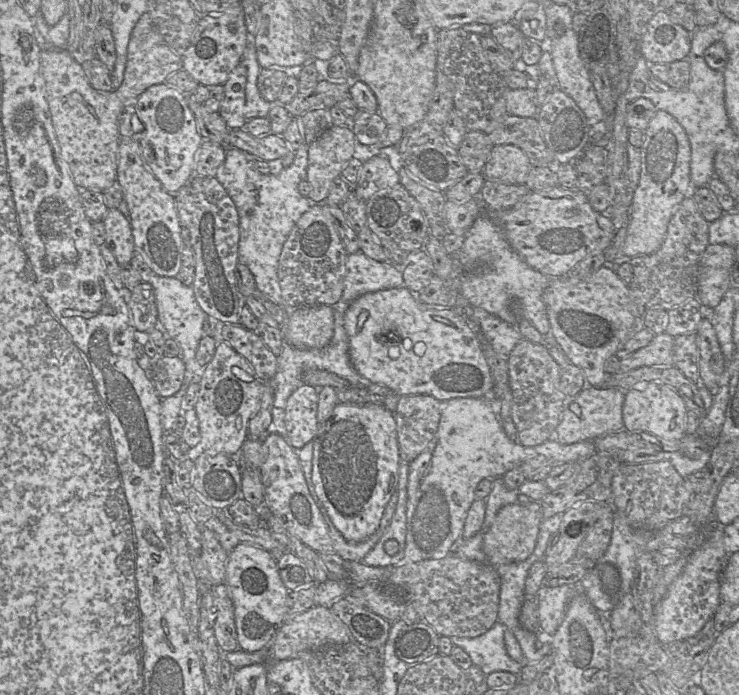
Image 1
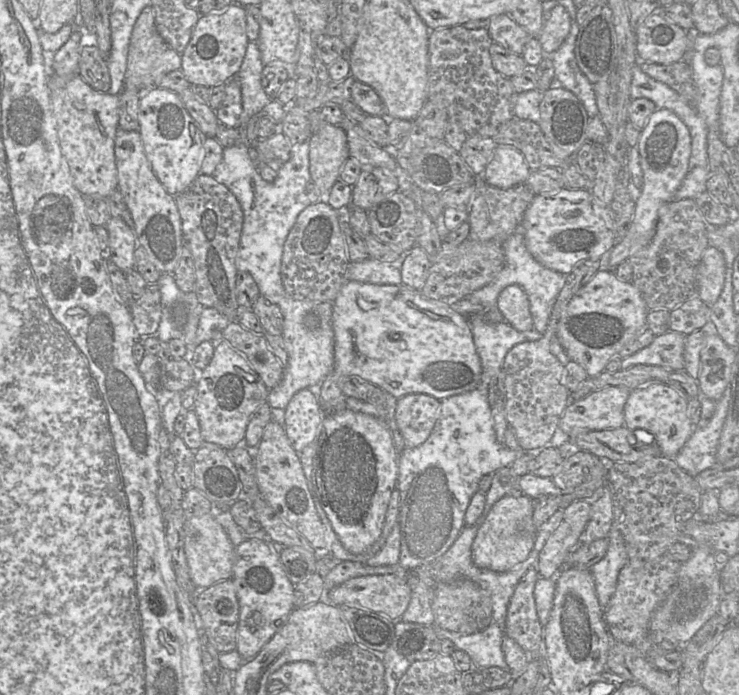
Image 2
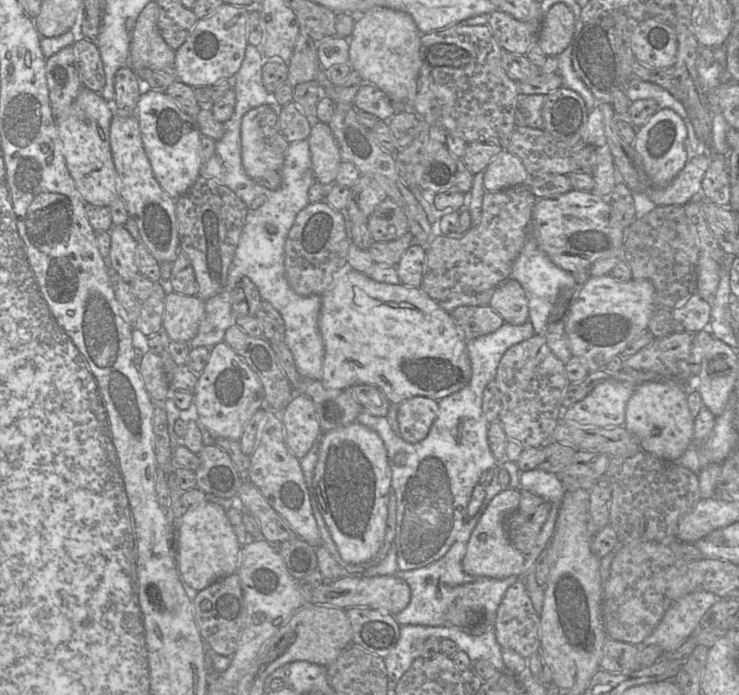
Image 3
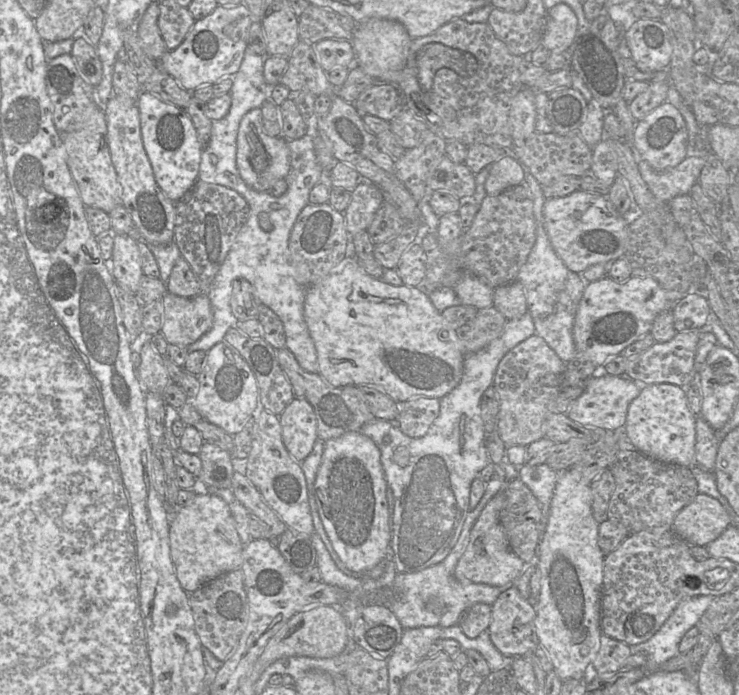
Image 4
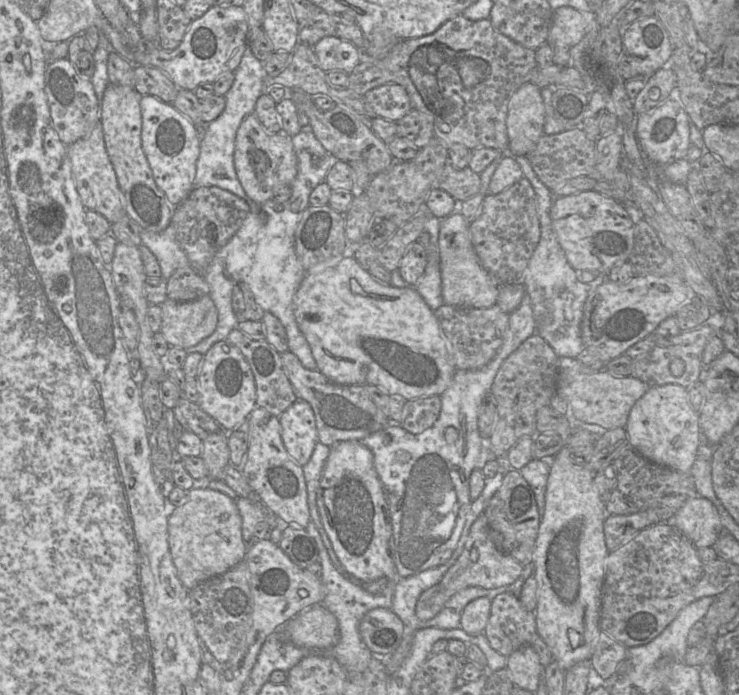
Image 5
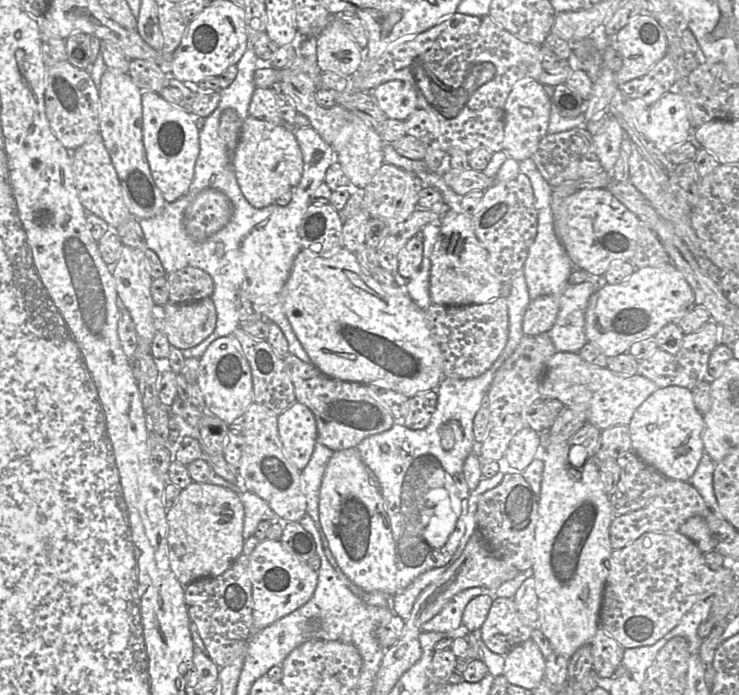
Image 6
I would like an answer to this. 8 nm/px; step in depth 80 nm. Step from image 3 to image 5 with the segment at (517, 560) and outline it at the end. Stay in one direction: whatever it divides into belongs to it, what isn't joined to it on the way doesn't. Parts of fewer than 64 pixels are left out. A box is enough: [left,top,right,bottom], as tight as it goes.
[415,513,523,621]

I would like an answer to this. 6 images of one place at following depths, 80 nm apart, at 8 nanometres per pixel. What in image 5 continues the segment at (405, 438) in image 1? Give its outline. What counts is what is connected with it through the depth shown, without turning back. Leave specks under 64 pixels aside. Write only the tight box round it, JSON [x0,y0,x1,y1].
[401,396,440,434]

